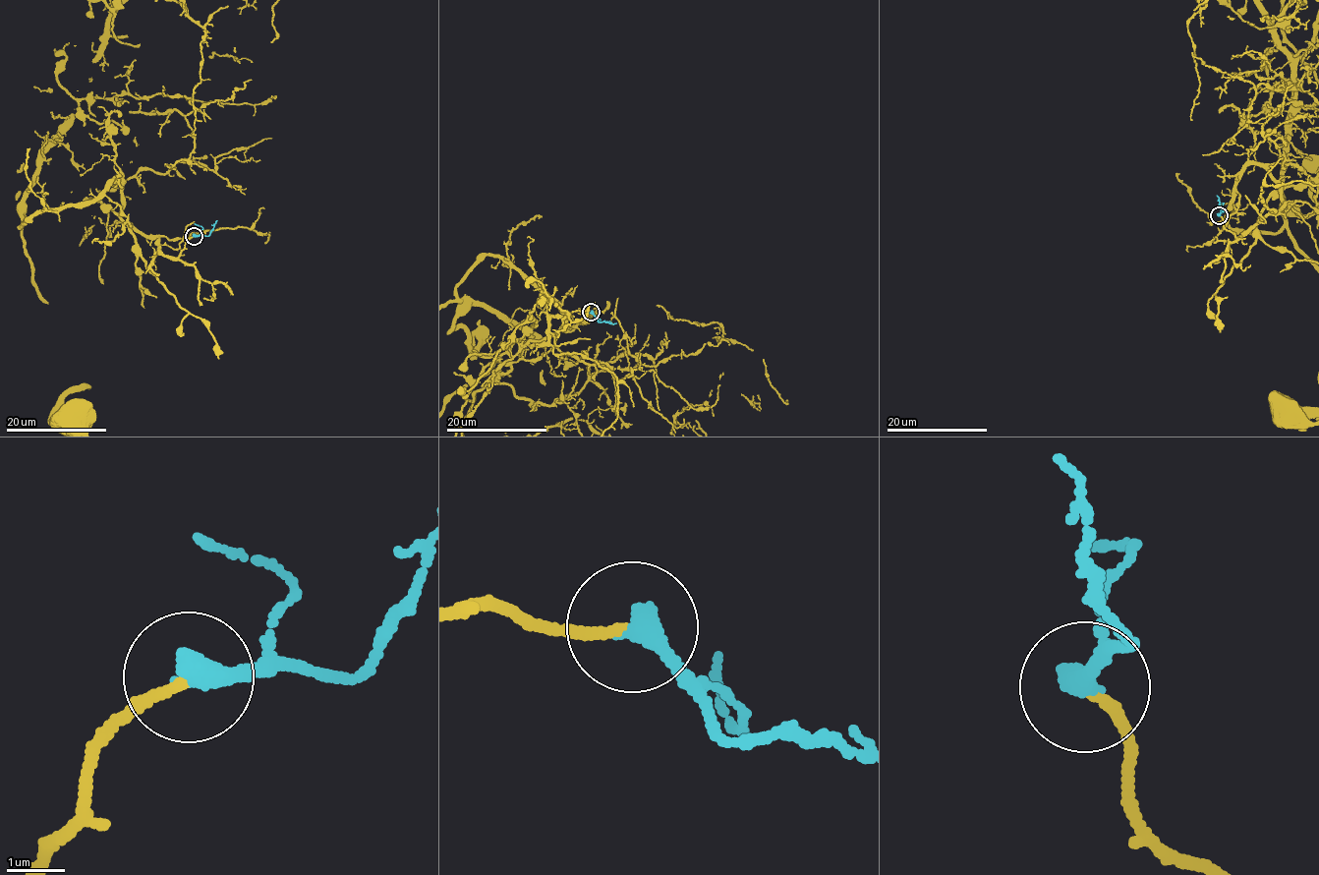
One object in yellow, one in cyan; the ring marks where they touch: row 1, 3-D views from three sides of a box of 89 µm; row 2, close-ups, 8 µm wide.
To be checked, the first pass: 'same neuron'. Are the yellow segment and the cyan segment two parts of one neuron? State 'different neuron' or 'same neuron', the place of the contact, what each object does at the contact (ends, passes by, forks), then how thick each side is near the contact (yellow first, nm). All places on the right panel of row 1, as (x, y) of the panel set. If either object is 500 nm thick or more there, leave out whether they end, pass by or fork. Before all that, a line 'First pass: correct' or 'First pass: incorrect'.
First pass: correct
same neuron | (1219, 215) | yellow ends | cyan ends | 170/440 nm

